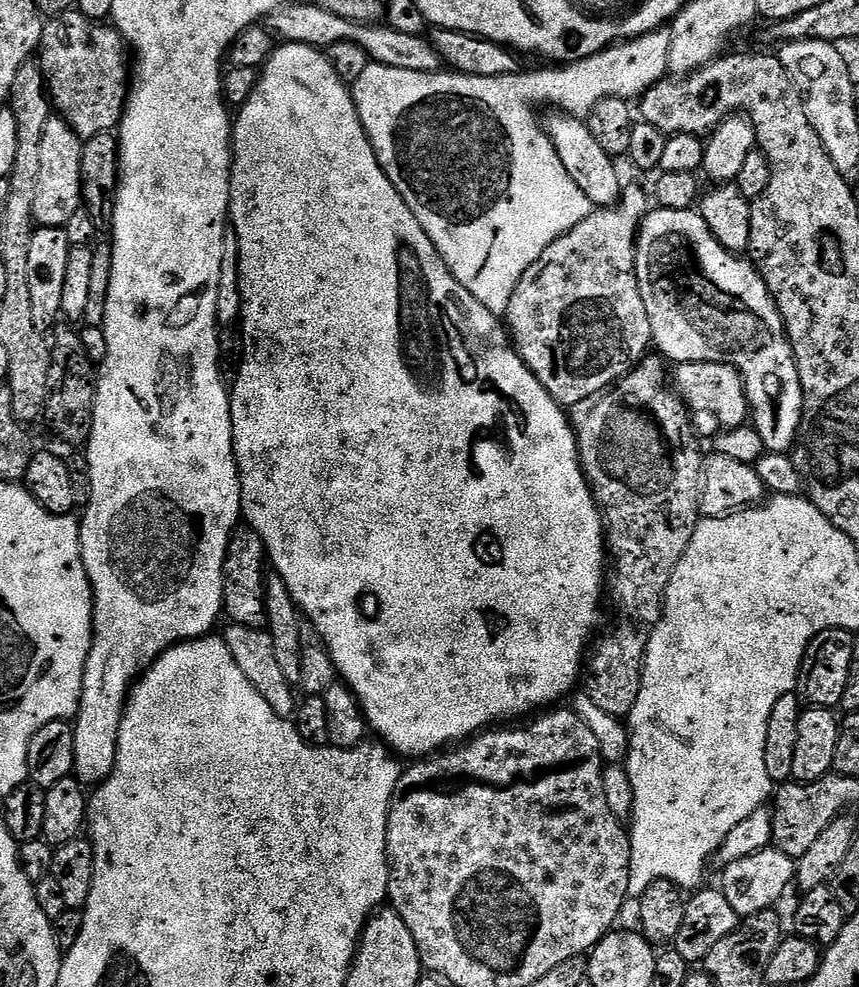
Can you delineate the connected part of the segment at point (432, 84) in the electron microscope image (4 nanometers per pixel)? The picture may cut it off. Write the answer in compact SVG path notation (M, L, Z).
M663 27L657 28L655 32L635 36L632 40L614 44L611 48L603 48L598 54L575 60L572 64L548 66L545 72L524 70L515 76L478 78L477 76L462 76L451 70L418 74L414 70L394 70L390 66L369 62L358 80L350 84L350 91L354 106L358 110L358 118L370 138L370 146L374 146L374 154L378 158L382 170L390 178L390 182L394 182L398 194L402 194L402 198L406 202L406 206L410 206L414 218L418 218L422 230L426 230L430 242L434 242L438 254L444 259L444 265L452 271L458 283L466 286L466 290L470 290L470 294L474 294L474 298L478 298L478 302L482 302L482 306L486 306L486 310L490 310L497 318L500 318L507 313L510 298L525 270L534 262L538 262L538 258L546 250L546 246L550 246L550 242L554 242L559 236L566 234L574 226L578 226L578 222L582 222L582 218L586 218L594 208L586 198L586 194L582 194L582 190L578 190L574 178L570 178L570 174L566 174L566 166L562 166L562 158L558 158L541 121L539 119L536 121L536 112L532 108L538 107L539 104L549 104L549 109L559 110L569 116L587 117L590 109L598 102L602 102L602 98L617 96L631 101L633 98L643 96L647 88L654 86L659 80L663 80L669 75L669 62L670 31L667 27Z

